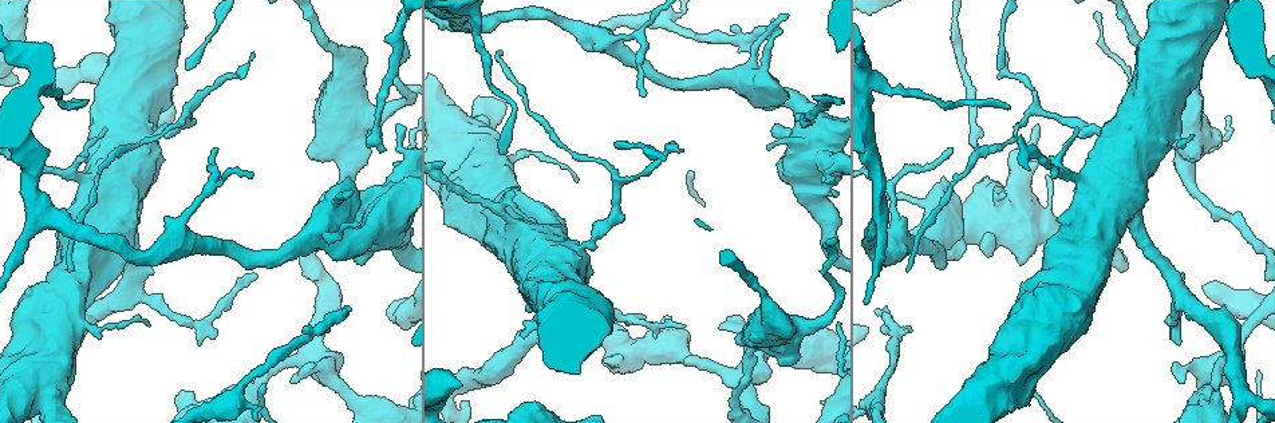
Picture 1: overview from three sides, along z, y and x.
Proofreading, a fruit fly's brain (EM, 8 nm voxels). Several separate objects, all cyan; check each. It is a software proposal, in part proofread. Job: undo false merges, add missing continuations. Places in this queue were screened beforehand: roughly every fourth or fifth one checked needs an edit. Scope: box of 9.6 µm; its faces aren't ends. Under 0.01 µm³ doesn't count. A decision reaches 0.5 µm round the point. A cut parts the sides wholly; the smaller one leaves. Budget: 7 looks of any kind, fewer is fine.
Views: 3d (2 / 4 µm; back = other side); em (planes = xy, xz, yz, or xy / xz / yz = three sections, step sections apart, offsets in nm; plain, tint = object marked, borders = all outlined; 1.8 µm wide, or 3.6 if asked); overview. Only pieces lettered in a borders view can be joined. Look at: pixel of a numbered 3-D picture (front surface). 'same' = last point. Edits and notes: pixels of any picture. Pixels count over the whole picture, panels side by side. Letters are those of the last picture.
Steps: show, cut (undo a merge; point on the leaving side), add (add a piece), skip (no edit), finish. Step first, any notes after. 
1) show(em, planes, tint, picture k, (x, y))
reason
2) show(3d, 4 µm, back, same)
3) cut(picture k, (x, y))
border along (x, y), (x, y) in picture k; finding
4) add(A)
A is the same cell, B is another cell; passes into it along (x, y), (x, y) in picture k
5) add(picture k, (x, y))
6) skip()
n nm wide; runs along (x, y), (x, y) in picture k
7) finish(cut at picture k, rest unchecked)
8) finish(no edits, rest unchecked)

show(3d, 4 µm, picture 1, (1176, 290))
three-way junction

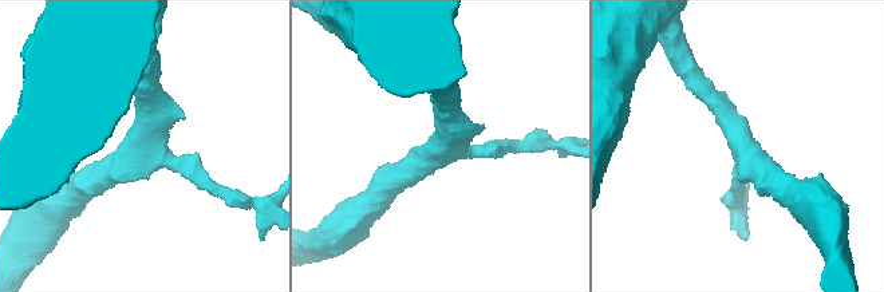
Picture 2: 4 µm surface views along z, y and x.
show(em, xy, step 16, tint, picture 2, (143, 145))
3 arms; arms of 220, 280, 400 nm; now the EM

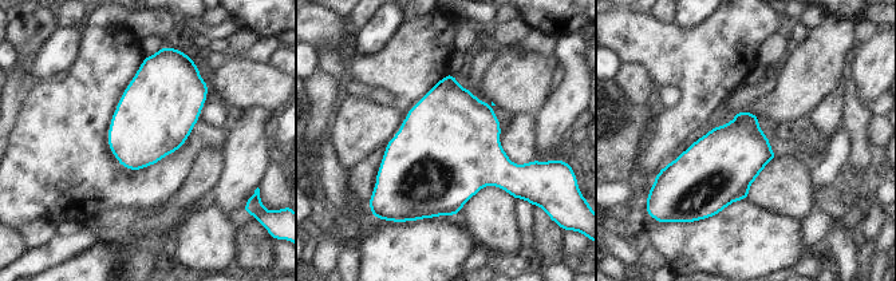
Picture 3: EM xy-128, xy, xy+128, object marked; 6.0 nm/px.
show(em, planes, borders, same)

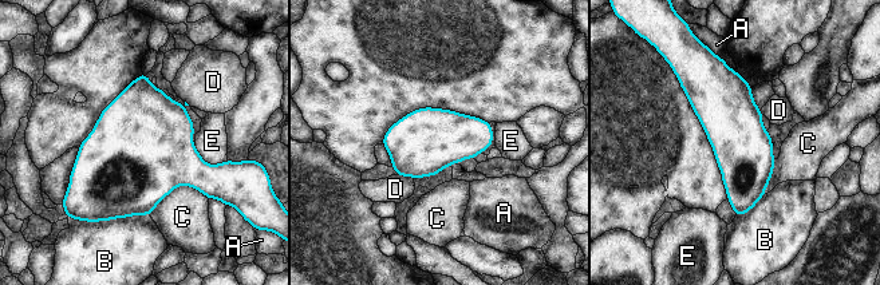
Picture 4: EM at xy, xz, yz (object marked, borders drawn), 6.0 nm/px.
skip()
360 nm wide; A, B, C, D and E are other cells; border along (397, 174), (413, 178) in picture 4; all the same neuron

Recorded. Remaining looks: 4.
show(em, xy, step 16, tint, picture 1, (1183, 276))
free end

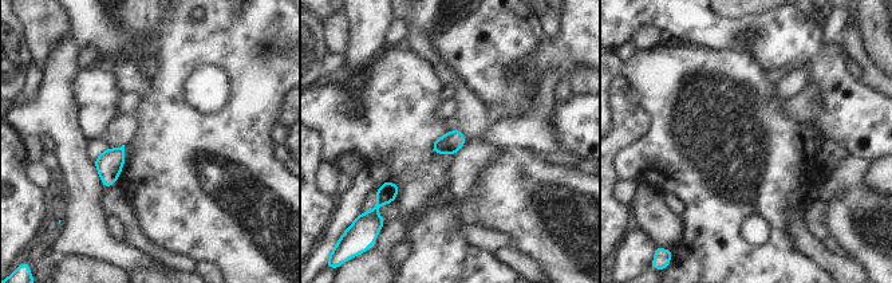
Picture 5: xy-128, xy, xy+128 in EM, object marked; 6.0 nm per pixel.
show(em, yz, step 16, borders, same)
cut it another way

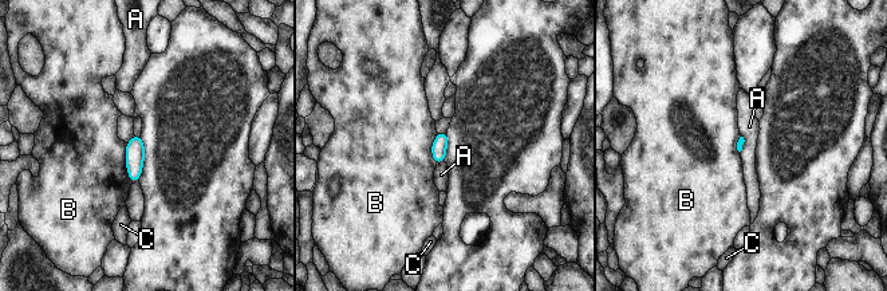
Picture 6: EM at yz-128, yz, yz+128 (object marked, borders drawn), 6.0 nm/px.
skip()
A, B and C are other cells; border along (444, 160), (437, 164) in picture 6; no lettered piece goes on from it

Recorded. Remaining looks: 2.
show(em, yz, step 16, borders, picture 1, (293, 383))

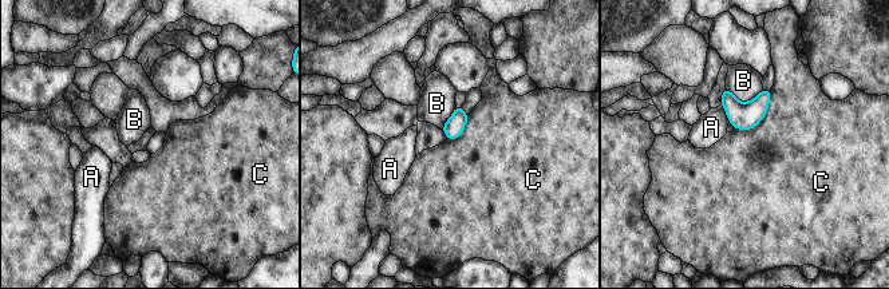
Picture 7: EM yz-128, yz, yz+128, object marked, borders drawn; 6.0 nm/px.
show(em, planes, borders, same)
another direction

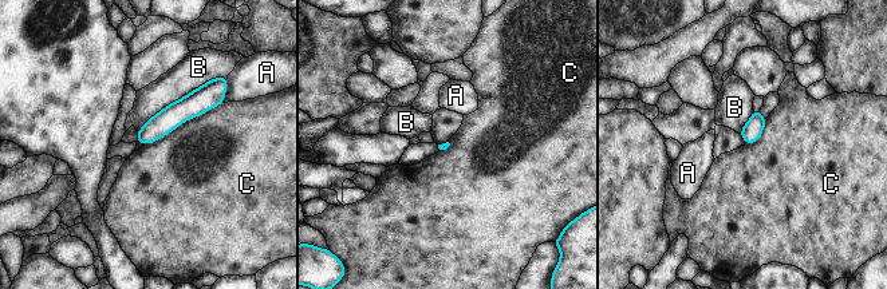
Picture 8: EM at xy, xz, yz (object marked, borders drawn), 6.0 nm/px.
skip()
A, B and C are other cells; runs along (216, 102), (197, 102), (141, 139) in picture 8; no lettered piece goes on from it

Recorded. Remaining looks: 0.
finish(no edits, rest unchecked)

